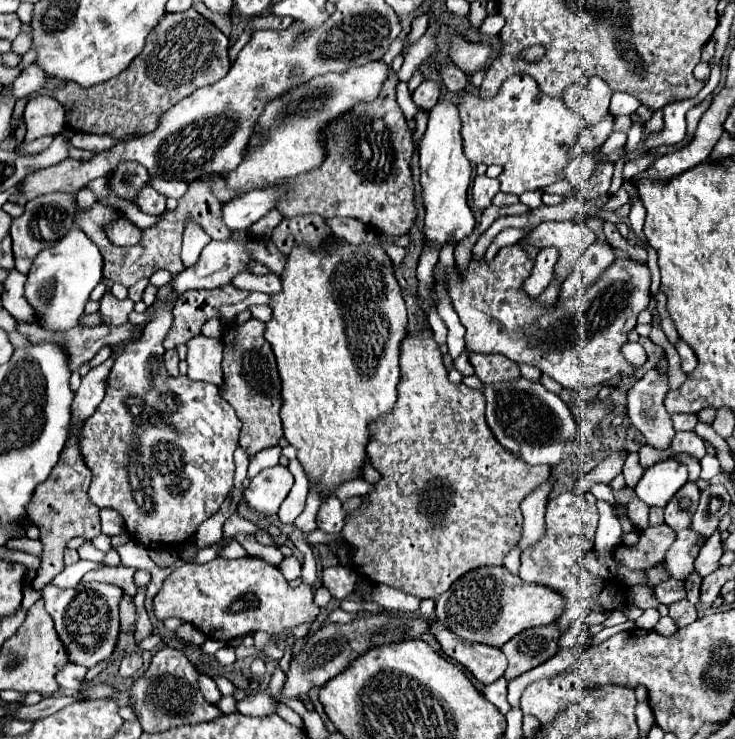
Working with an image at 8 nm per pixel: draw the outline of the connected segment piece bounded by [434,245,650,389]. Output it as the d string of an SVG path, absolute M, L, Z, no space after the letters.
M520 245L502 247L490 263L486 263L484 257L472 257L464 271L458 271L456 267L444 269L440 263L436 263L434 279L436 283L446 283L450 303L458 313L460 323L466 327L466 349L470 353L484 355L502 353L504 357L516 363L538 367L544 375L552 377L564 389L588 389L594 385L606 385L610 379L618 375L634 375L636 367L622 357L620 349L626 343L626 335L634 329L638 313L648 307L650 269L630 259L614 259L614 263L604 271L604 277L600 277L596 285L584 289L580 297L572 297L570 301L564 301L564 305L560 305L558 299L550 309L546 309L536 297L528 297L522 291L522 283L530 277L532 267L534 259L530 259Z

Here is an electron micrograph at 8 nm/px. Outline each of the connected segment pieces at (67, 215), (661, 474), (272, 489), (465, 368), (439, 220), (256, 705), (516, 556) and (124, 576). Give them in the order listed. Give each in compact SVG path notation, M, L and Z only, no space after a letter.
M50 193L50 195L40 195L32 201L26 203L22 217L12 221L10 227L10 237L12 237L12 251L14 251L14 261L16 269L20 273L28 273L34 257L46 249L46 243L56 243L64 237L64 233L70 231L74 225L72 221L72 195L70 193Z
M666 459L646 469L644 477L636 485L636 495L650 507L664 507L672 495L688 481L686 465L674 459Z
M274 465L270 469L260 471L250 481L250 487L244 493L244 499L248 501L248 507L258 511L260 515L274 515L278 513L292 485L294 485L292 473L282 465Z
M464 351L456 361L454 361L454 367L466 377L466 375L474 375L474 369L472 369L472 365L470 365L470 361L468 361L468 351Z
M438 101L438 105L428 115L428 129L420 143L420 171L422 199L426 209L424 237L428 241L438 243L440 247L450 241L460 243L466 235L474 231L476 221L466 199L472 177L472 165L462 151L458 105L452 101Z
M268 693L250 695L248 699L238 701L238 711L242 715L254 715L254 717L272 715L272 713L276 713L276 701Z
M516 545L512 549L512 553L504 559L504 567L510 571L510 573L518 573L518 567L520 567L520 545Z
M122 565L117 567L103 567L87 572L82 578L82 582L90 583L96 581L113 584L120 587L128 595L134 597L137 591L133 582L135 572L136 569Z

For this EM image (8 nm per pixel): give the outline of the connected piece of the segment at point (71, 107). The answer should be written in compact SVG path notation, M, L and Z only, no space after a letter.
M198 11L166 13L148 35L144 51L124 73L120 73L120 77L96 85L96 89L66 83L62 89L56 89L52 97L64 105L66 123L72 131L110 135L114 139L146 135L156 129L164 111L192 95L196 89L220 81L230 71L232 63L228 49L228 37Z

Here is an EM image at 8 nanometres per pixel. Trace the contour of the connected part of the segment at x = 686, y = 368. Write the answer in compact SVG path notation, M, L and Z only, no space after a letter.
M678 339L678 343L674 345L676 347L676 351L678 351L678 355L680 355L680 369L688 375L688 373L692 373L694 371L694 367L698 365L698 359L696 359L696 355L694 355L694 351L682 341L682 339Z

